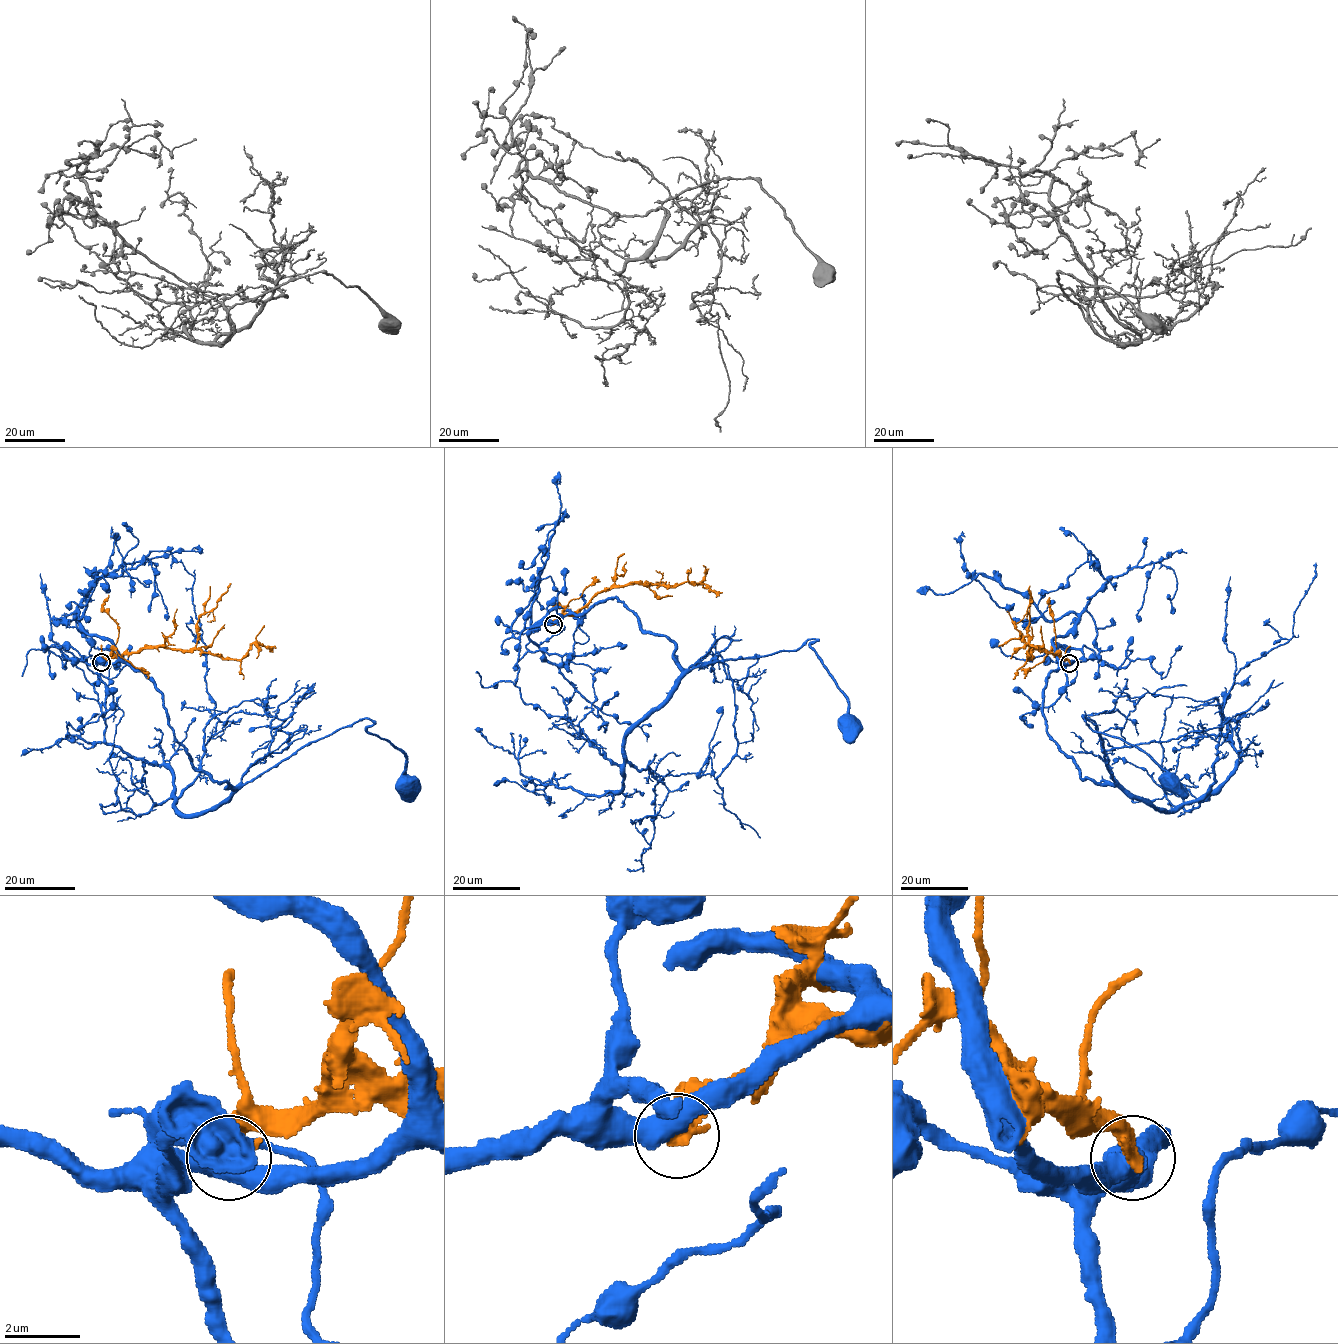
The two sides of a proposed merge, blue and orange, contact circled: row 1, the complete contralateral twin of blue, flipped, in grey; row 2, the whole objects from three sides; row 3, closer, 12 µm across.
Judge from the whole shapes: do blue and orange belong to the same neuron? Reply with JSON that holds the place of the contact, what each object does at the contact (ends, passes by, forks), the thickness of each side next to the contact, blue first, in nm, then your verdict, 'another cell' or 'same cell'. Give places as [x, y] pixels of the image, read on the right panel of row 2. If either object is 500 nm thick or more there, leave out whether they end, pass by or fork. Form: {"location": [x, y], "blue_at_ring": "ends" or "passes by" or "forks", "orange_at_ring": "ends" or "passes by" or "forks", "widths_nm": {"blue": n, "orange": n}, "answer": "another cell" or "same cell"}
{"location": [1069, 663], "widths_nm": {"blue": 480, "orange": 550}, "answer": "another cell"}

